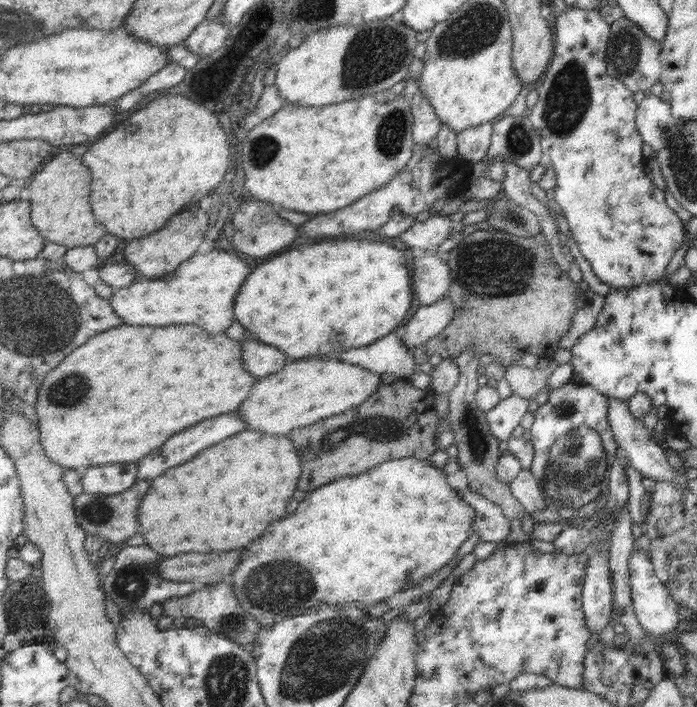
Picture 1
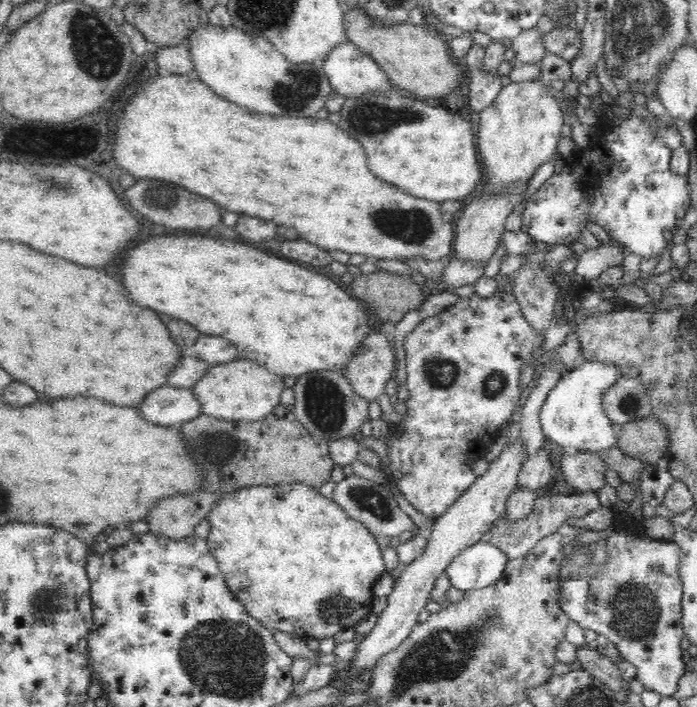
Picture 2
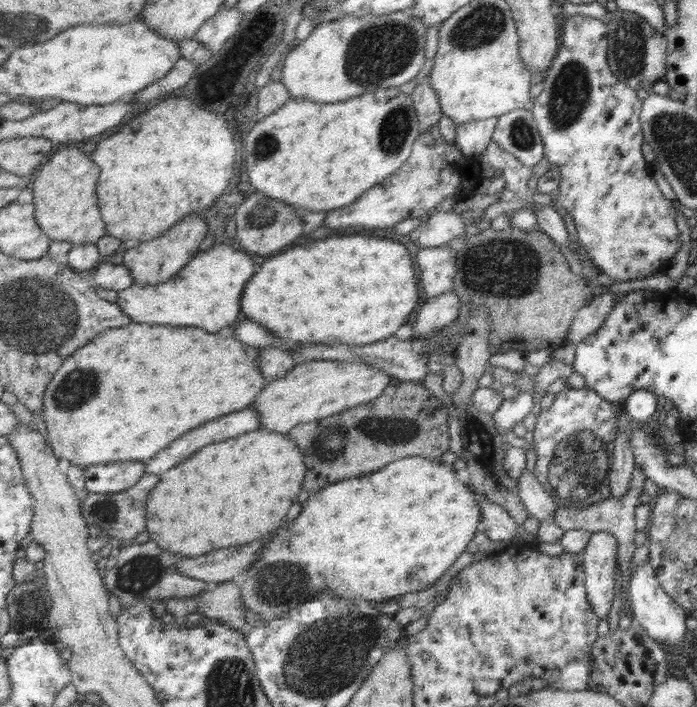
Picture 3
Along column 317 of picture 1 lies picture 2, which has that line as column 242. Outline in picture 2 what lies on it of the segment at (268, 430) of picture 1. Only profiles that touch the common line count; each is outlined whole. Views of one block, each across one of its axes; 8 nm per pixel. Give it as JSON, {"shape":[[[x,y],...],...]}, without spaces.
{"shape":[[[237,358],[219,365],[211,365],[209,373],[193,387],[202,405],[202,414],[220,420],[258,422],[273,413],[280,404],[280,394],[286,389],[282,377],[249,359]]]}

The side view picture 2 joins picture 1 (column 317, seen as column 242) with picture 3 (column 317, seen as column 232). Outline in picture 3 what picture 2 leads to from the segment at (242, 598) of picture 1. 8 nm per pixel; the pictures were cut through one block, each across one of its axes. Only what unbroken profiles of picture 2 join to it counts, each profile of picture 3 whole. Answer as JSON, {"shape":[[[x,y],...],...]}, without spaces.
{"shape":[[[406,457],[390,465],[384,466],[374,473],[363,475],[361,478],[348,478],[343,482],[337,482],[335,486],[327,486],[327,490],[321,489],[313,498],[308,498],[302,506],[303,512],[295,522],[283,524],[263,547],[260,559],[248,568],[246,574],[240,579],[240,590],[244,606],[259,616],[262,622],[269,622],[277,618],[283,618],[292,612],[292,609],[301,606],[308,600],[315,599],[317,594],[323,591],[331,591],[335,597],[345,599],[365,599],[375,603],[383,603],[396,596],[403,596],[409,593],[417,593],[427,590],[453,564],[455,560],[467,550],[471,540],[475,538],[477,528],[480,529],[482,522],[482,507],[478,503],[473,487],[468,483],[464,484],[457,479],[457,474],[453,471],[453,466],[449,467],[440,463],[439,459],[428,457]]]}

